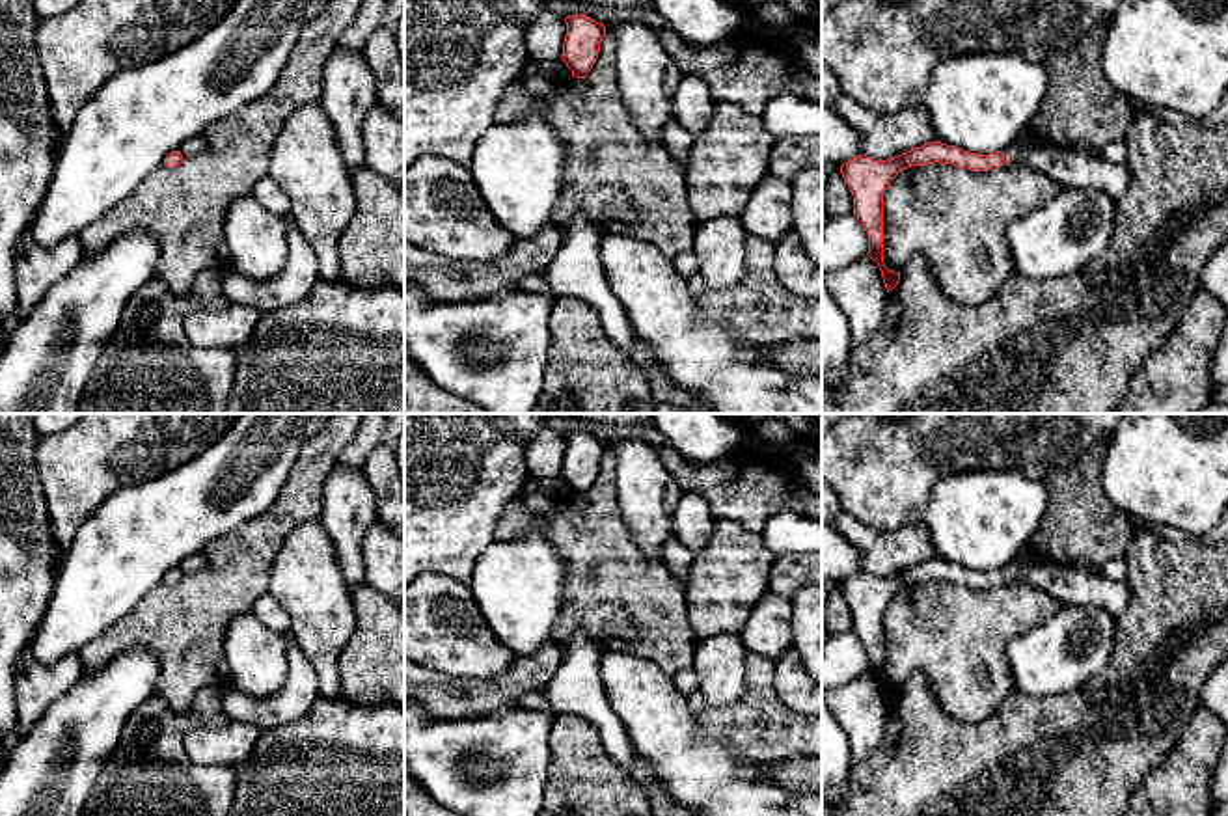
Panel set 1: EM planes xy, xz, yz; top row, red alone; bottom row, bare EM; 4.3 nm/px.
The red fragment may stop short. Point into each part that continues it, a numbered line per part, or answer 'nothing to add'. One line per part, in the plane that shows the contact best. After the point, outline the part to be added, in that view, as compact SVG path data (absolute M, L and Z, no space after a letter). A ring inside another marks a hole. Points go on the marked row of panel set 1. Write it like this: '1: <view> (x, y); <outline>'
1: yz (1068, 168); M1053 145L1042 147L1010 147L1004 151L1006 164L1027 164L1044 171L1060 186L1099 190L1120 199L1131 183L1127 164L1112 164L1101 155L1079 153Z

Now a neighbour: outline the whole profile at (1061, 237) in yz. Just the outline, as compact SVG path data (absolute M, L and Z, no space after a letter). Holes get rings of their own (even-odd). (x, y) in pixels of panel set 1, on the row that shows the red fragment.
M1062 186L1049 203L1008 225L1014 272L1060 279L1090 265L1111 242L1116 201L1099 190Z

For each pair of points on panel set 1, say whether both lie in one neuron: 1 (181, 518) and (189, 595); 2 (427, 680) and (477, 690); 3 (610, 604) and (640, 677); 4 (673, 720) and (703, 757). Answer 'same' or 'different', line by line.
1: different
2: same
3: different
4: same

